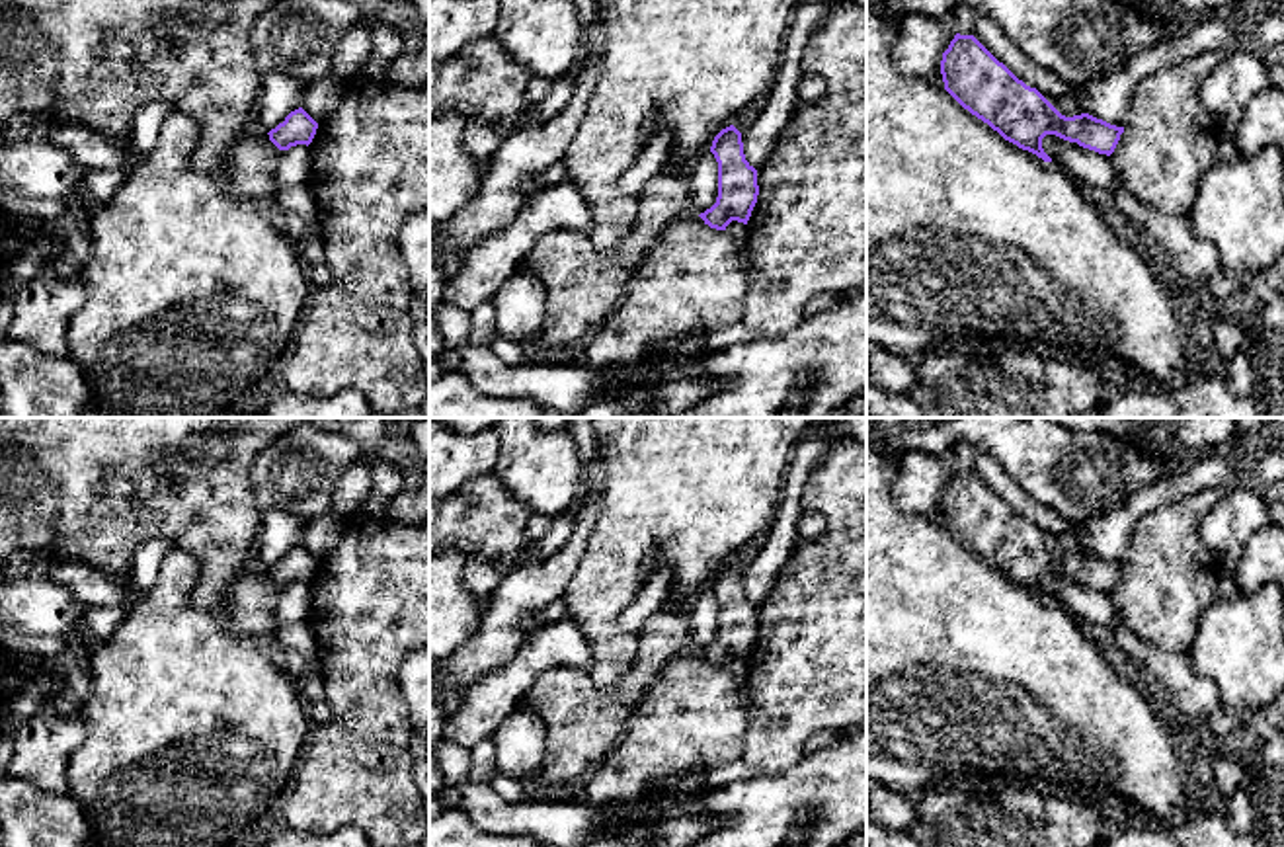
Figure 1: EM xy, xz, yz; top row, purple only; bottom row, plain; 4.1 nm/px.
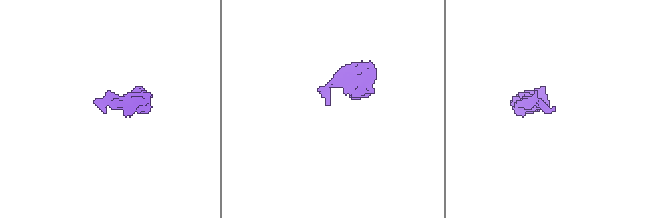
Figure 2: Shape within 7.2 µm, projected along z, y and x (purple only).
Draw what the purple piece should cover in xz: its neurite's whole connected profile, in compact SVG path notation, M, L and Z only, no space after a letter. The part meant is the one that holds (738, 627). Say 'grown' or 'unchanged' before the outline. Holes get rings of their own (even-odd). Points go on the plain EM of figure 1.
unchanged | M730 562L710 584L718 599L716 640L699 654L716 667L726 667L732 658L747 662L757 640L757 607L745 597L742 570Z

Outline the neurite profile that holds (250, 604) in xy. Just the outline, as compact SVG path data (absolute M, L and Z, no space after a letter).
M254 566L232 580L217 611L230 630L256 640L277 628L283 589L265 568Z

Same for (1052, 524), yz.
M976 449L974 464L974 474L1019 517L1036 525L1052 543L1065 531L1073 531L1071 523L1060 511L1046 507L1024 492L989 453Z

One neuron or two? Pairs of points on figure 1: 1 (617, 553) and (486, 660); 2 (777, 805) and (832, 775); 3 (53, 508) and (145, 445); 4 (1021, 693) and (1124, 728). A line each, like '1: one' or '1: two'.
1: two
2: one
3: one
4: one

